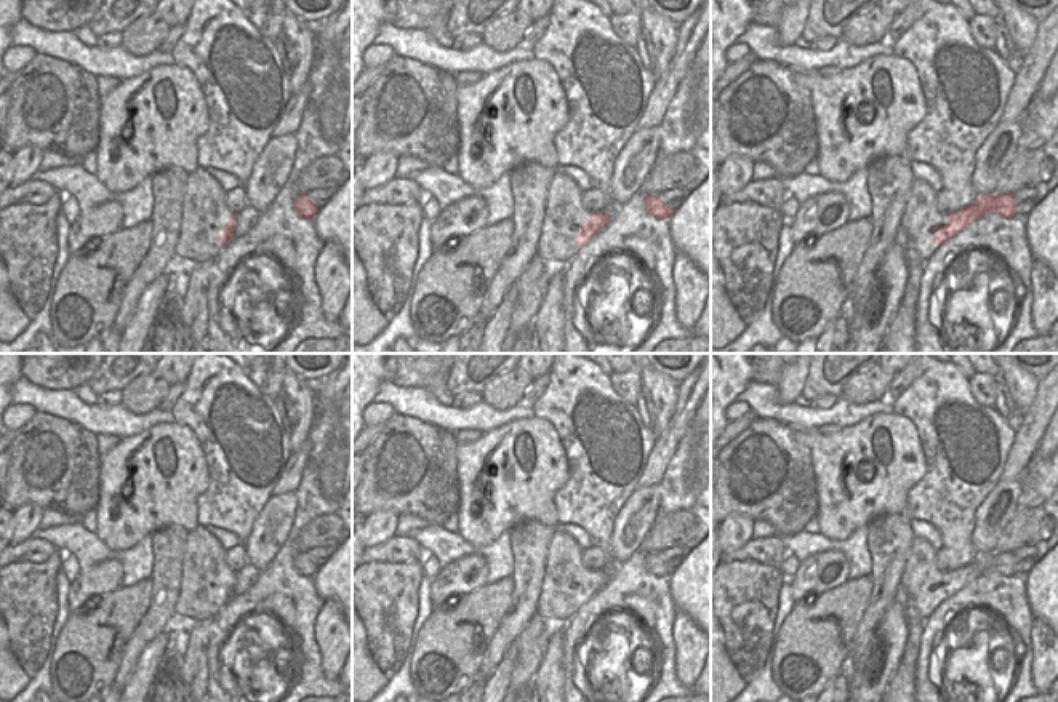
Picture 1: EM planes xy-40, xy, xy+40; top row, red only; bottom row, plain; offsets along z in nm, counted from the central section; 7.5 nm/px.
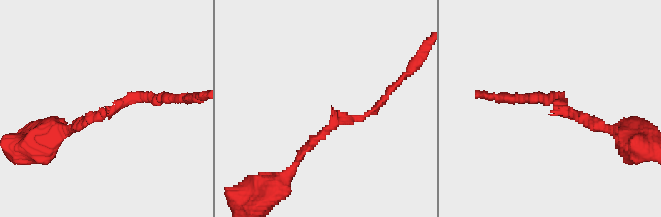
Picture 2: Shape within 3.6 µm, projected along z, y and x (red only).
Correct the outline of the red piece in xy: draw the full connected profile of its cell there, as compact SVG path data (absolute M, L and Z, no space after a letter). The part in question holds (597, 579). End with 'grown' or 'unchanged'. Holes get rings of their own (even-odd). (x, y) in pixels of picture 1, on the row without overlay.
M605 569L591 571L587 582L581 585L581 590L575 595L576 604L584 604L589 598L592 598L608 580L611 574Z | unchanged

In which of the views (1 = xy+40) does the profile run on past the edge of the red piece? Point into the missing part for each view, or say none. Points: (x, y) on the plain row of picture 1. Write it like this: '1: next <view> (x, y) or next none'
1: next none

